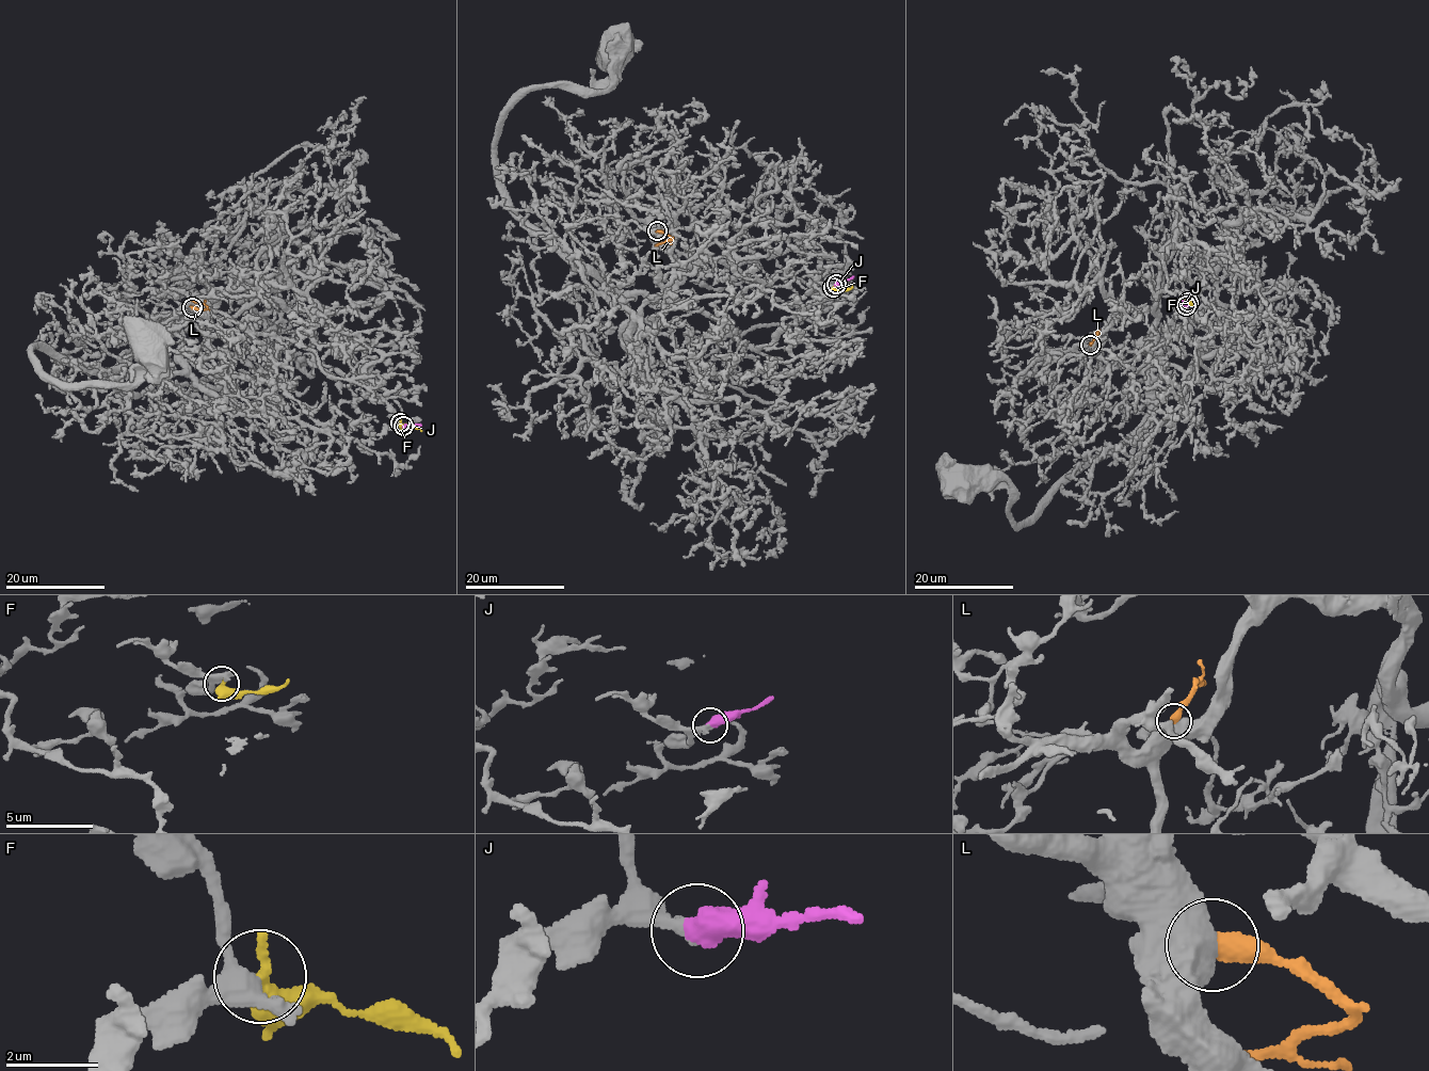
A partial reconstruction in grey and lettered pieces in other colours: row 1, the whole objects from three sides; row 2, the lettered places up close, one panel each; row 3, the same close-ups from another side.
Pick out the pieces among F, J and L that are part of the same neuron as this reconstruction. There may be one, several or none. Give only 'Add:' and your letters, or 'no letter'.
Add: J

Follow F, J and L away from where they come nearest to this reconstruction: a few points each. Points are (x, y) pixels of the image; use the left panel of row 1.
F: (400, 422), (417, 427), (421, 431)
J: (403, 426), (421, 426)
L: (192, 307), (207, 307), (188, 299)

